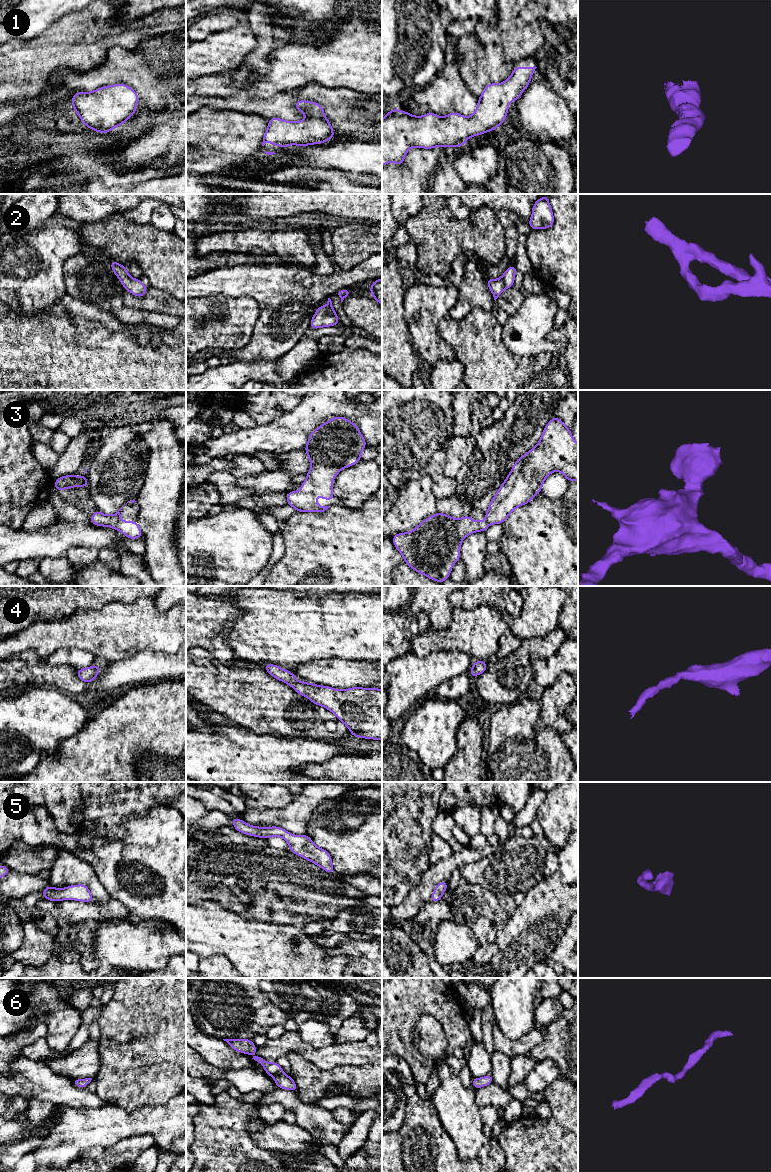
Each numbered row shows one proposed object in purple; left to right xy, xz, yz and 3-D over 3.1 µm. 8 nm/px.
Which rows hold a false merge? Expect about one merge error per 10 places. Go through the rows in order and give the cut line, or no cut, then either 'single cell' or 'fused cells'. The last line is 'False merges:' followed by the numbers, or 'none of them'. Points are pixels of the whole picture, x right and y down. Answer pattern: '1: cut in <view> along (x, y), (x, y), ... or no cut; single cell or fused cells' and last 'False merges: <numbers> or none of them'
1: no cut; single cell
2: no cut; single cell
3: no cut; single cell
4: no cut; single cell
5: no cut; single cell
6: no cut; single cell
False merges: none of them

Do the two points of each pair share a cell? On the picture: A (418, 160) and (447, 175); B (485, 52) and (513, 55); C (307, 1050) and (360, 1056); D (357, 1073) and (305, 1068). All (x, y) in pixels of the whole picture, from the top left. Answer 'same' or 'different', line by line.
A: different
B: different
C: same
D: same

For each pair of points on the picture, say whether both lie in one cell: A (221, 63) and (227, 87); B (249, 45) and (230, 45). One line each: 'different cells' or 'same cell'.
A: different cells
B: same cell

